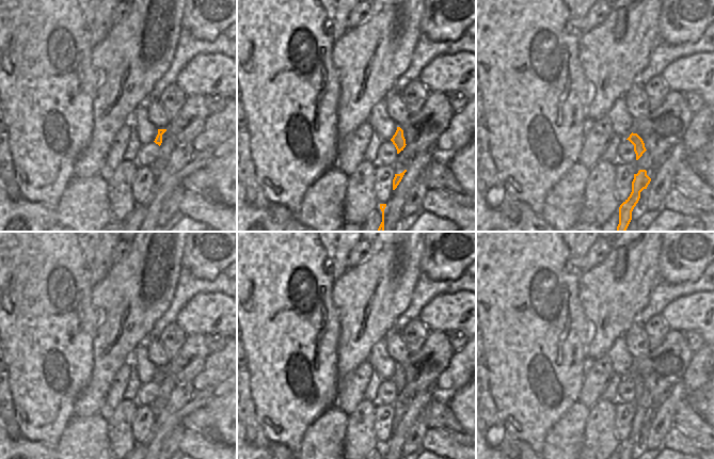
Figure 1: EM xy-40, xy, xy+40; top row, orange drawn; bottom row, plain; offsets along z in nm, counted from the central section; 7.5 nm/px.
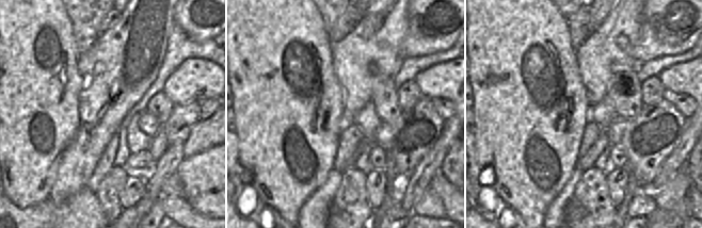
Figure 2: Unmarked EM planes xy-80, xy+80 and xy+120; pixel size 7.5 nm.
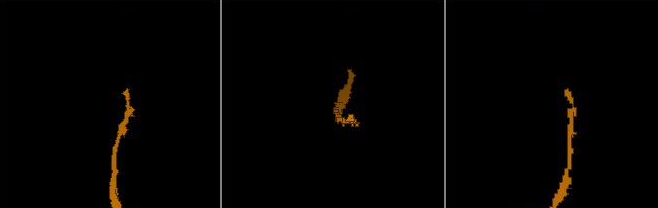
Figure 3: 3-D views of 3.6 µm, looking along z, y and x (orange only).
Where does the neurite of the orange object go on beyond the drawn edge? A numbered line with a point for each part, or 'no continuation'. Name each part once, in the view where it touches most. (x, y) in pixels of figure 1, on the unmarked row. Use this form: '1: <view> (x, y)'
1: xy+40 (645, 401)

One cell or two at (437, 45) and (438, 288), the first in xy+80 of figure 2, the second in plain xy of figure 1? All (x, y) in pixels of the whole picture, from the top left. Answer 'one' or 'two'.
two

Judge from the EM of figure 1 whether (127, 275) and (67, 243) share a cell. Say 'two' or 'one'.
two

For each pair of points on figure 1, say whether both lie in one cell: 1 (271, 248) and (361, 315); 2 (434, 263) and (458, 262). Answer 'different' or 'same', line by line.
1: different
2: same

